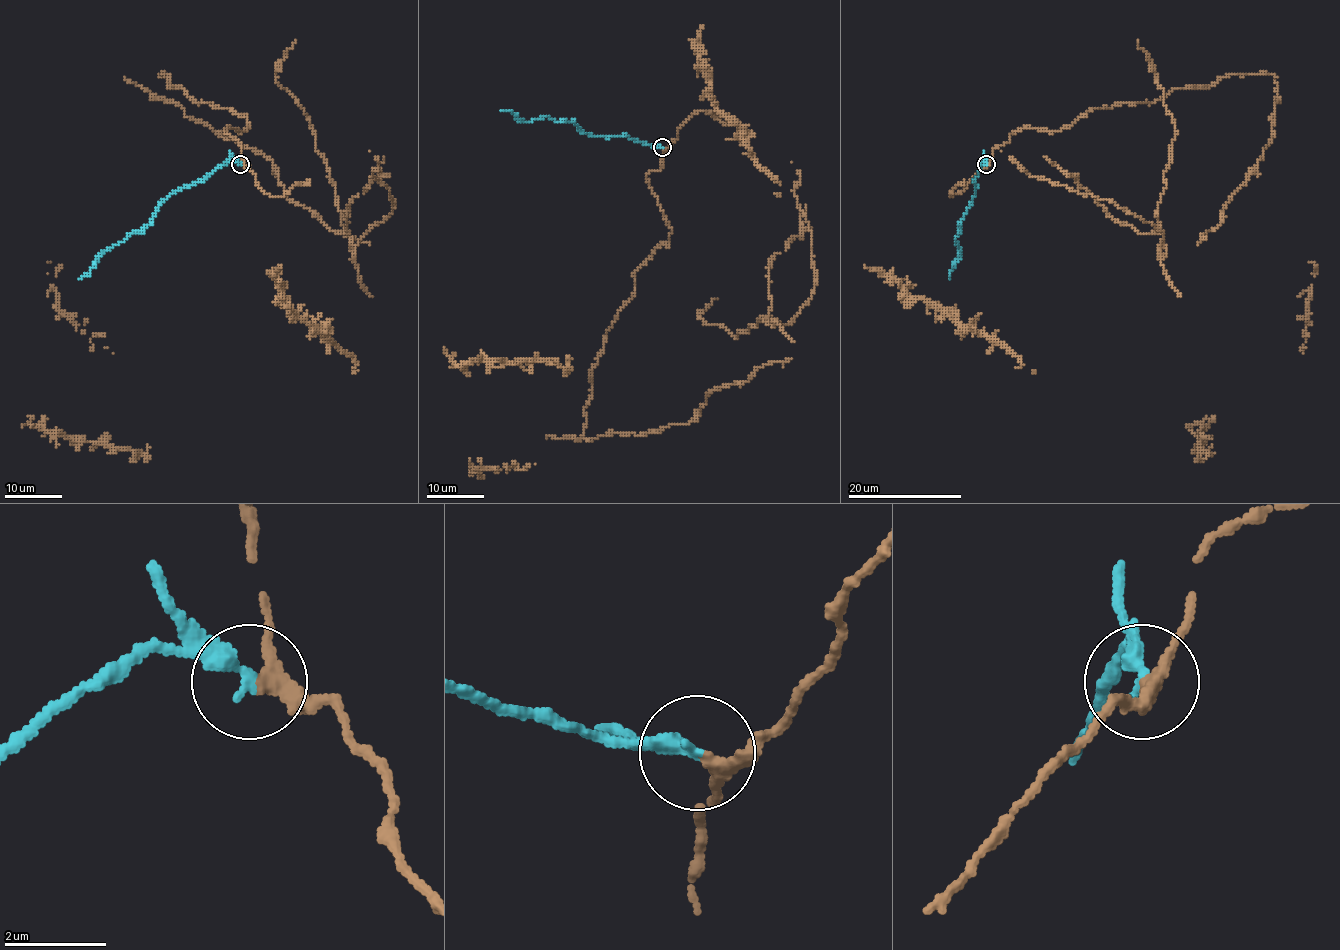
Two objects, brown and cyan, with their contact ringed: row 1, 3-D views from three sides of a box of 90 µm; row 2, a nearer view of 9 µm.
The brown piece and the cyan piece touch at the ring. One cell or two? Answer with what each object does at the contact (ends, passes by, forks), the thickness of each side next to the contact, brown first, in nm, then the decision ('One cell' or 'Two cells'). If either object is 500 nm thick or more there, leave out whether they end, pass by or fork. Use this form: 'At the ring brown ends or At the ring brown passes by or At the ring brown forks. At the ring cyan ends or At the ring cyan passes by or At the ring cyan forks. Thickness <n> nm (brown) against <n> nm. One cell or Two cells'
At the ring brown passes by. At the ring cyan ends. Thickness 240 nm (brown) against 320 nm. Two cells

